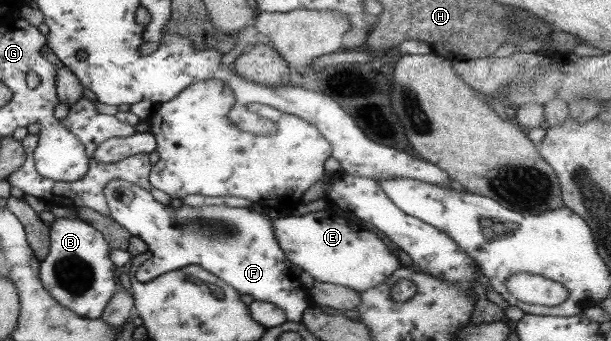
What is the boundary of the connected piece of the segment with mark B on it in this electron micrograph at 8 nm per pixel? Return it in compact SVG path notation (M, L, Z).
M57 217L48 226L47 256L39 263L43 288L61 305L84 319L100 318L108 300L116 293L115 270L108 242L102 234L79 219Z

